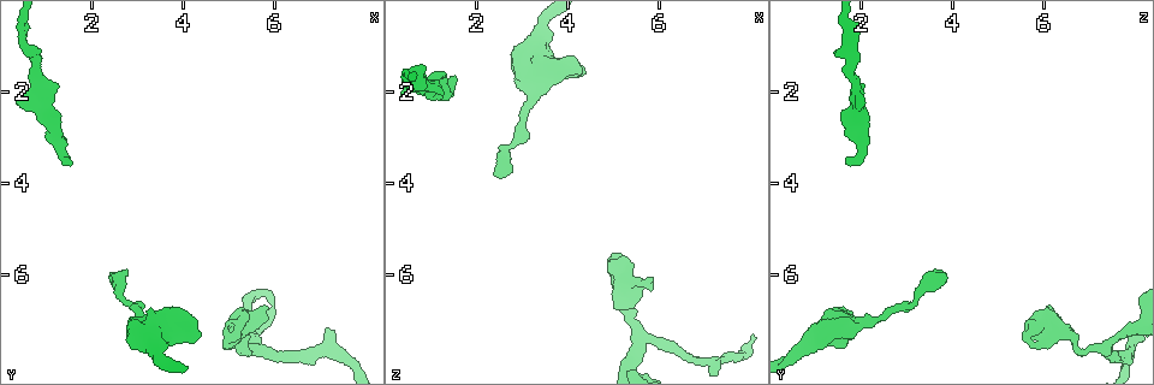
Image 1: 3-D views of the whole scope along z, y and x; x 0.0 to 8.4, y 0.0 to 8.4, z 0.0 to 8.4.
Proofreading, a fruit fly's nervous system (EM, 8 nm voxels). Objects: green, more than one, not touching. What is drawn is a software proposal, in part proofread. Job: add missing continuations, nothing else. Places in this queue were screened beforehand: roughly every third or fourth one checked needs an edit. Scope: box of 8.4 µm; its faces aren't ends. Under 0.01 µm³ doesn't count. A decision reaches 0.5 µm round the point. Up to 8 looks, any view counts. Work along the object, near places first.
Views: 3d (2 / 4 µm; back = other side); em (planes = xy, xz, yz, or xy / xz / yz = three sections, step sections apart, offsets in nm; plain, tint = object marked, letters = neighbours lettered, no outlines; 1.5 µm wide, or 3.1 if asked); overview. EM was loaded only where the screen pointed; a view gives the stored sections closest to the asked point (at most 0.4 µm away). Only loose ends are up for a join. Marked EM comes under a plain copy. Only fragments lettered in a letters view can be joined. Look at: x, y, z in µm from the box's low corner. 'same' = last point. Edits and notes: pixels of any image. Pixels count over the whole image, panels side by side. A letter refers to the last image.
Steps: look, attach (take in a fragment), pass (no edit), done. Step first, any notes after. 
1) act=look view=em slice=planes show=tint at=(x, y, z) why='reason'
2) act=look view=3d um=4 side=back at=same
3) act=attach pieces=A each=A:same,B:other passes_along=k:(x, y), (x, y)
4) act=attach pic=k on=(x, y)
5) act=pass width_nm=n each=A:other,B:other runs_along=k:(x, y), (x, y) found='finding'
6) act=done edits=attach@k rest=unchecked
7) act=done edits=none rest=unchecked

act=look view=em slice=yz step=4 show=tint at=(2.70, 5.85, 3.60) why='long arm stops here'

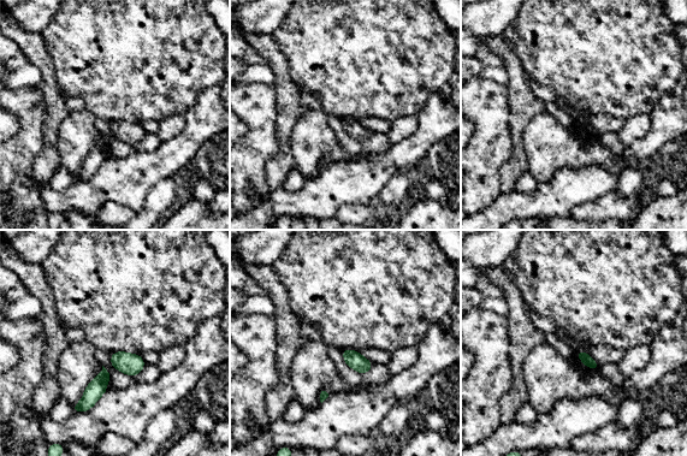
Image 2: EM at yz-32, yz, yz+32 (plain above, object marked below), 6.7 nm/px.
act=look view=em slice=planes show=letters at=same why='cut it another way'

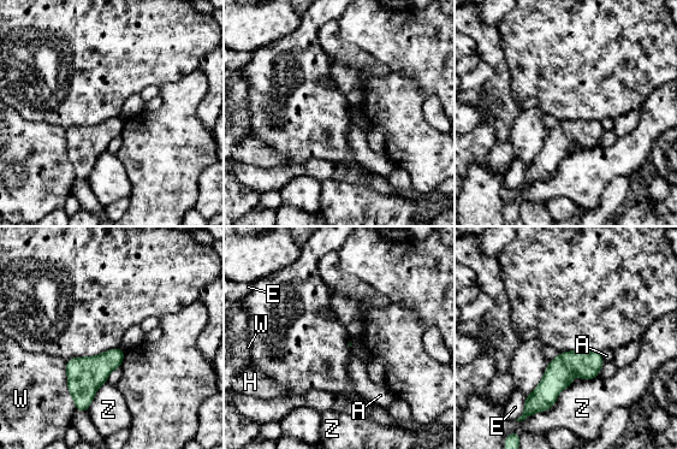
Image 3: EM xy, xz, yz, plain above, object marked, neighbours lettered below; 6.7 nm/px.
act=pass each=A:other,E:other,H:other,W:other,Z:other border=3:(599, 353), (605, 360) found='no lettered fragment goes on from it'

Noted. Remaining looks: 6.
act=look view=3d um=2 at=(5.00, 7.40, 5.60) why='branch stops here'

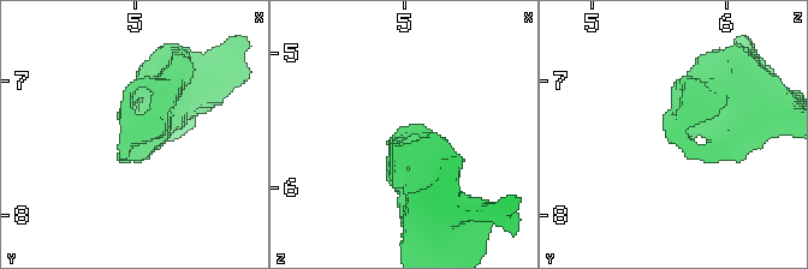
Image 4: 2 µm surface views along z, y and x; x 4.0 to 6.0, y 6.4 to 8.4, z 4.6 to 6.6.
act=look view=em slice=planes show=letters at=(5.00, 7.38, 5.54)

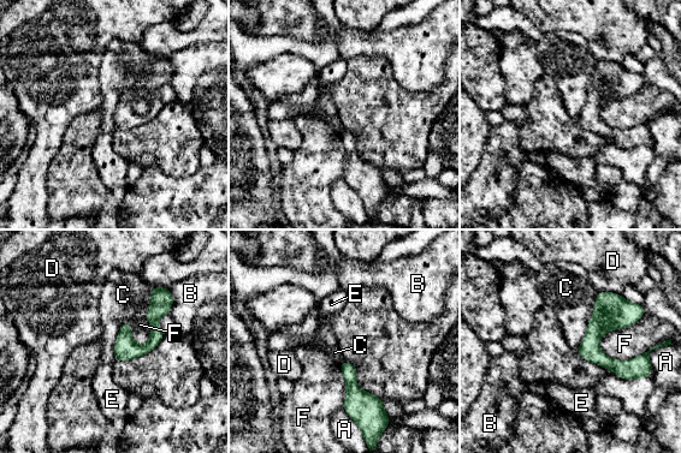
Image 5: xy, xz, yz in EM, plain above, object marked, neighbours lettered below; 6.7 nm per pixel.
act=pass longest_contact=C:420nm each=A:other,B:other,C:other,D:other,E:other,F:other runs_along=5:(165, 291), (154, 340), (117, 357) found='no lettered fragment goes on from it'

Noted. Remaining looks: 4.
act=look view=3d um=2 at=(1.45, 3.50, 1.70) why='branch stops here'

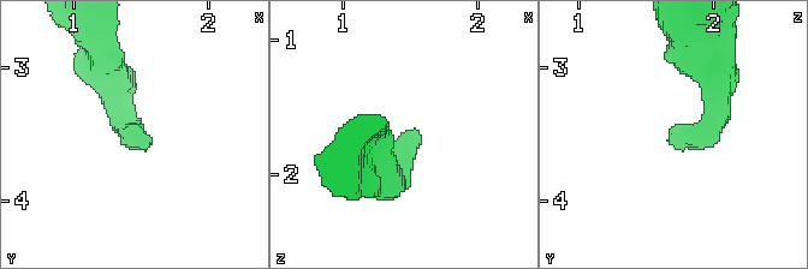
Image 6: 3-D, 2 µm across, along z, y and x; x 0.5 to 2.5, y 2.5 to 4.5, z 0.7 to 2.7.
act=look view=em slice=planes show=letters at=(1.52, 3.54, 1.66) why='need the tissue'

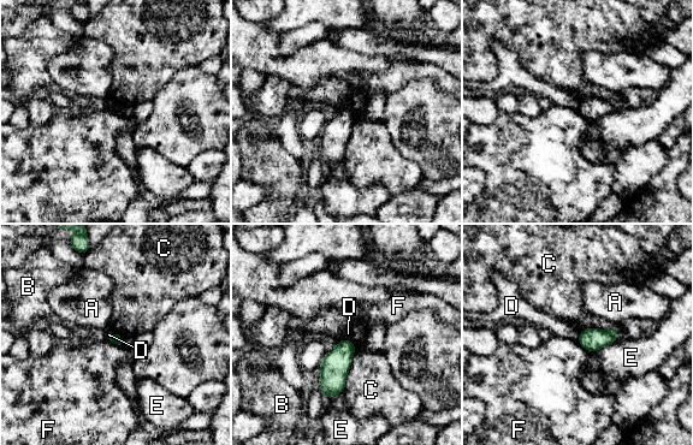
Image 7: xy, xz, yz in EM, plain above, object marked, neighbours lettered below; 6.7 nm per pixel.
act=pass each=A:other,B:other,C:other,D:other,E:other,F:other border=7:(576, 340), (591, 352) found='no lettered fragment goes on from it'

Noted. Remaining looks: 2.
act=done edits=none rest=unchecked

